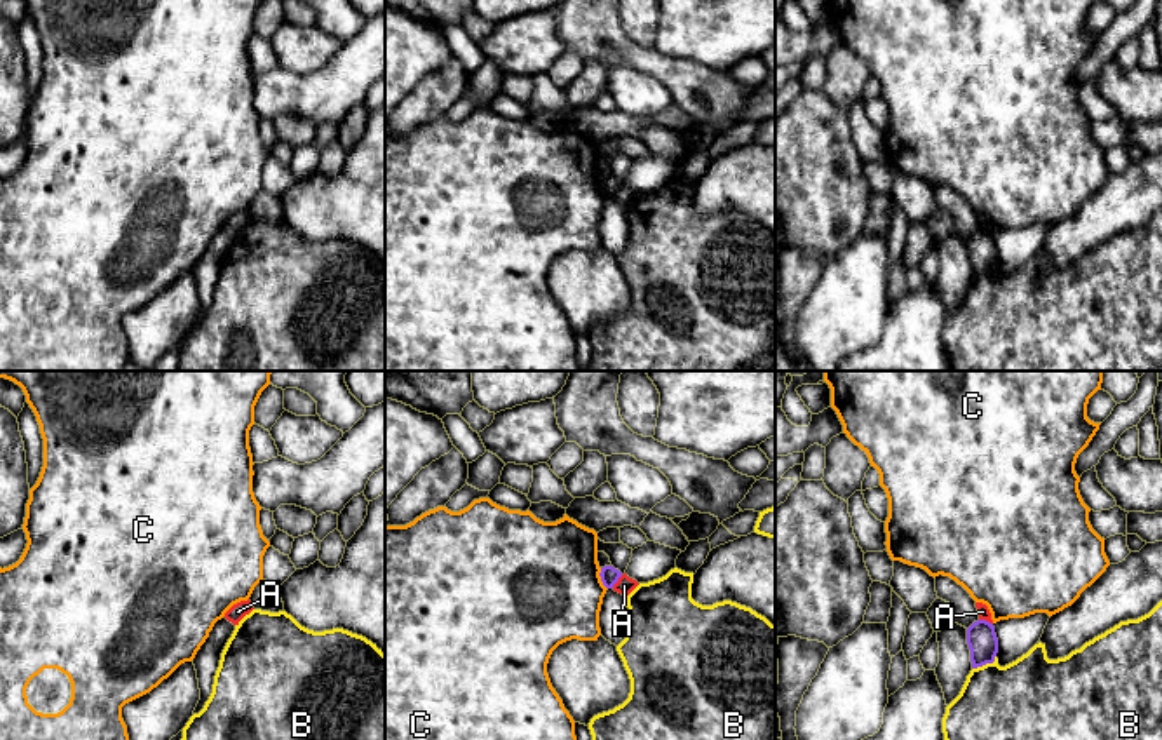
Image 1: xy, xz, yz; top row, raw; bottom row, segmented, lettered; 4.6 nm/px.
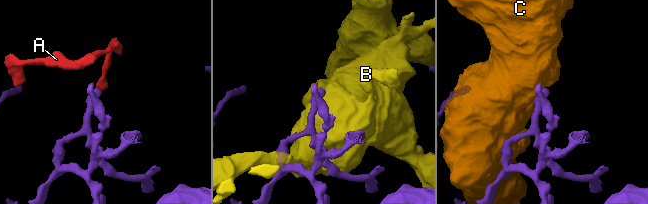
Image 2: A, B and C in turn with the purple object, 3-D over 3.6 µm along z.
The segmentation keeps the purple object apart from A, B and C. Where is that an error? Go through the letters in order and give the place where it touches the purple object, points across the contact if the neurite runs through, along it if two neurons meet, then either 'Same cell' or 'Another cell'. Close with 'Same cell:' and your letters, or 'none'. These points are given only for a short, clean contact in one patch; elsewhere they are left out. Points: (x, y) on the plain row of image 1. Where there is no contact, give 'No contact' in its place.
A: Touches purple at xz (617, 190). Boundary: xz (622, 185), (612, 197). Another cell
B: Touches purple at yz (985, 274). Another cell
C: Touches purple at xz (601, 188). Another cell
Same cell: none

